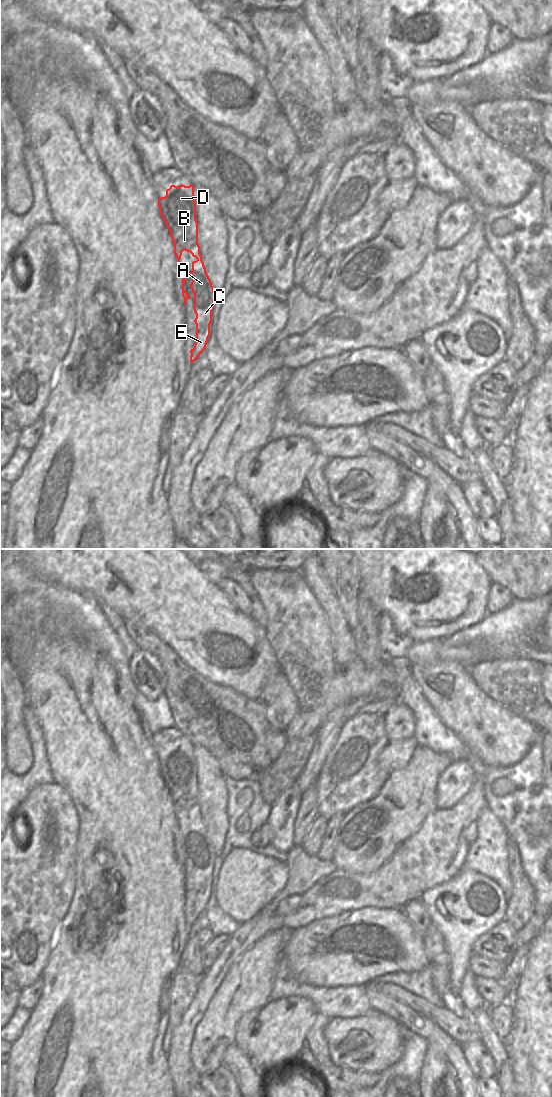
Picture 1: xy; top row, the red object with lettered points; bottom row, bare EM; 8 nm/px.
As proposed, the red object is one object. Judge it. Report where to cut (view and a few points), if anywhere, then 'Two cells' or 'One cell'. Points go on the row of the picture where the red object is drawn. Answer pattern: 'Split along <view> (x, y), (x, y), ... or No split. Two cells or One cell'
No split. One cell.

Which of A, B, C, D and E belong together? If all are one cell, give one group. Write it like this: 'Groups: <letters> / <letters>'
Groups: A B C D E.

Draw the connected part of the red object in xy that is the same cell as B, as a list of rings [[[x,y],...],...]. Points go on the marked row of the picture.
[[[171,185],[166,196],[158,199],[160,214],[170,232],[174,244],[174,254],[180,265],[182,252],[190,252],[197,260],[192,262],[192,282],[190,287],[194,294],[194,312],[196,318],[196,342],[190,350],[190,362],[196,361],[205,350],[210,336],[212,310],[214,300],[218,296],[214,292],[212,282],[206,272],[200,246],[198,244],[198,222],[196,220],[196,202],[194,186]]]

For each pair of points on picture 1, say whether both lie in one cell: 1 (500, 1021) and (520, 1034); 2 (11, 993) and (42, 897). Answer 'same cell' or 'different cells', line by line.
1: different cells
2: different cells

